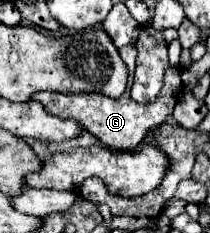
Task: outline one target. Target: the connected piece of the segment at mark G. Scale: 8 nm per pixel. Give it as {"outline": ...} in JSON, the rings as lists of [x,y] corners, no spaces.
{"outline":[[[169,65],[164,75],[164,85],[161,89],[161,95],[147,105],[139,105],[129,97],[129,89],[119,97],[119,99],[109,99],[103,95],[63,95],[63,93],[51,93],[51,91],[41,91],[35,93],[31,99],[43,103],[43,107],[61,119],[75,119],[79,121],[85,131],[95,135],[103,145],[119,151],[133,151],[145,137],[147,131],[163,125],[167,117],[173,113],[173,107],[177,103],[177,95],[183,89],[181,81],[181,69]]]}

